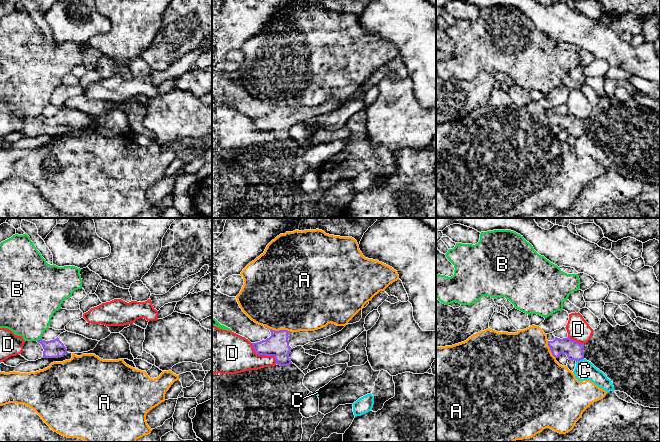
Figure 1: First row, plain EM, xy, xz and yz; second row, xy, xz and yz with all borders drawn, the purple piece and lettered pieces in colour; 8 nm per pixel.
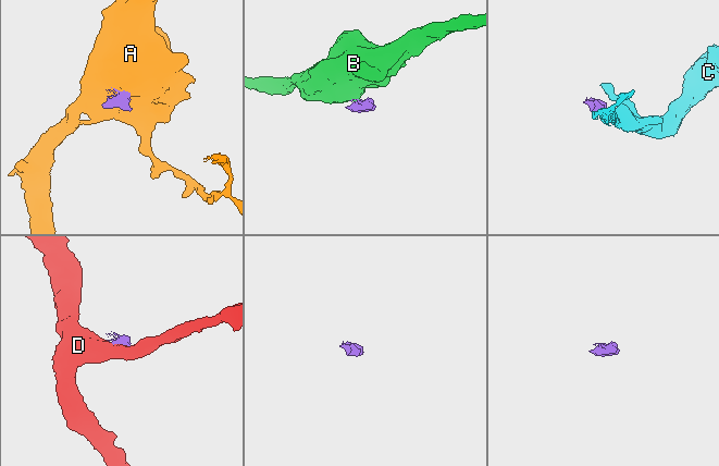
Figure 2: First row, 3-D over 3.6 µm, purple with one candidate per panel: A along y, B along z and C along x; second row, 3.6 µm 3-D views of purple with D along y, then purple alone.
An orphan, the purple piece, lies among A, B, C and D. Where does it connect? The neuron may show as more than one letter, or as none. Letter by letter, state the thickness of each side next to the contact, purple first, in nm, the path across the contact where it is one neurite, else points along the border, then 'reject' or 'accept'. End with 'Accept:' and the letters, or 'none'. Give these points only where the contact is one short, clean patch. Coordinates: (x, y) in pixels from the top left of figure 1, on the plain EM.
A: 190/480 nm | along xz (264, 101), (275, 106), (288, 107) | reject
B: 150/400 nm | along xy (41, 114), (37, 117) | reject
C: 140/160 nm | along yz (583, 134), (576, 138) | reject
D: 190/320 nm | along xz (251, 119), (256, 129), (272, 131), (277, 139) | reject
Accept: none

